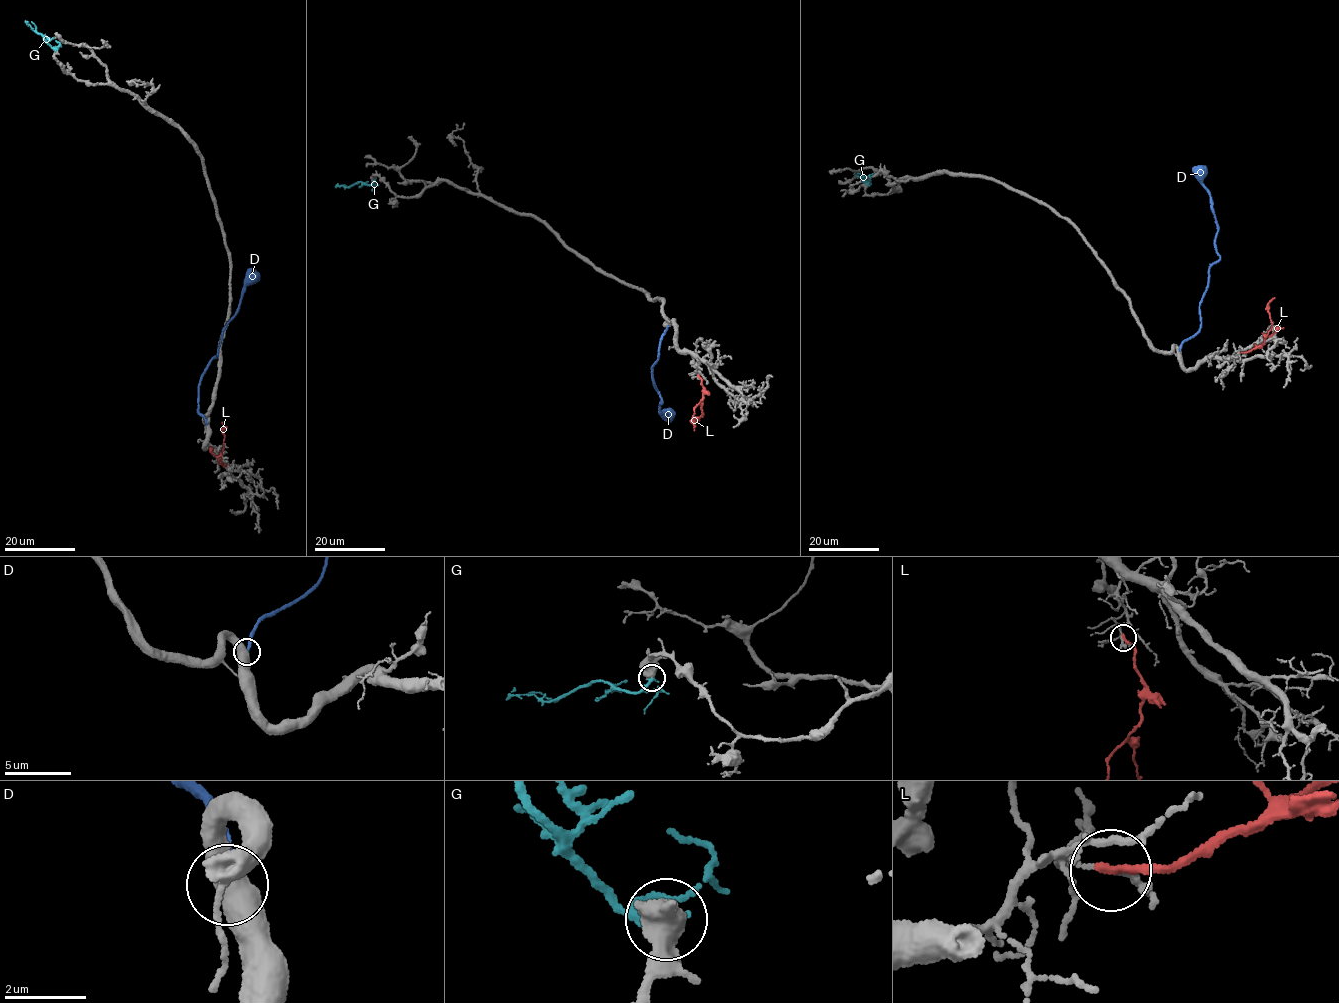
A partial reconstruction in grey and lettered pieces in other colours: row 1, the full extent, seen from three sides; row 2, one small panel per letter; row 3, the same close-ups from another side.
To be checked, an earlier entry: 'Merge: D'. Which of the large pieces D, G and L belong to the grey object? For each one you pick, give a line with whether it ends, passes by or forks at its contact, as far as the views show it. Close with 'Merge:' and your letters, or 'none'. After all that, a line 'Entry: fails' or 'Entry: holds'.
D: it ends
Merge: D
Entry: holds

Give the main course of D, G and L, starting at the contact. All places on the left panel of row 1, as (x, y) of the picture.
D: (206, 423), (198, 410), (199, 383), (209, 361), (217, 356), (222, 330), (237, 309), (244, 283), (256, 271)
G: (56, 49), (32, 30), (27, 22)
L: (218, 461), (221, 464), (218, 456), (224, 439), (222, 422)

